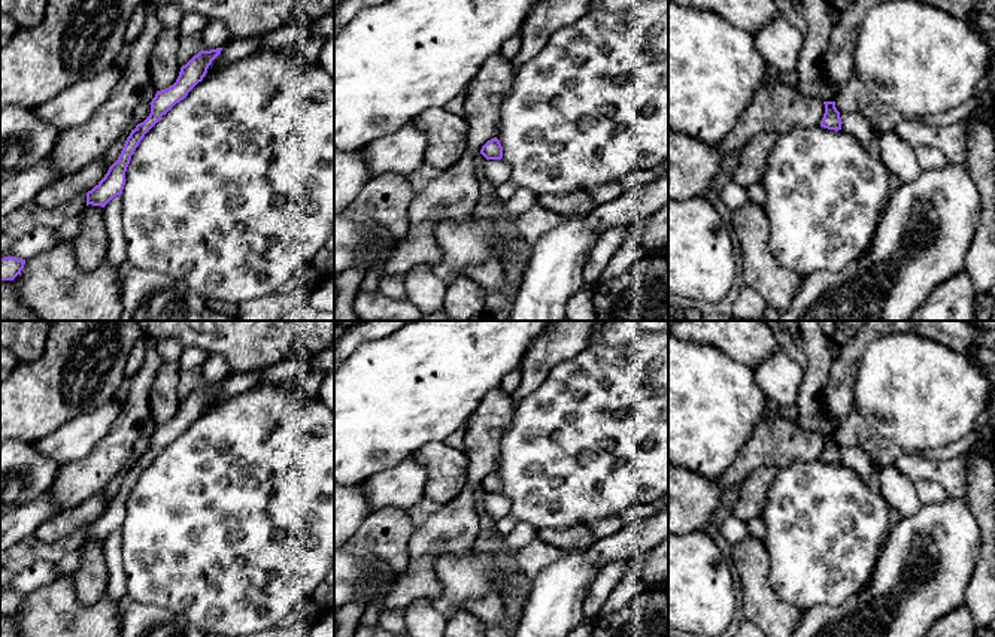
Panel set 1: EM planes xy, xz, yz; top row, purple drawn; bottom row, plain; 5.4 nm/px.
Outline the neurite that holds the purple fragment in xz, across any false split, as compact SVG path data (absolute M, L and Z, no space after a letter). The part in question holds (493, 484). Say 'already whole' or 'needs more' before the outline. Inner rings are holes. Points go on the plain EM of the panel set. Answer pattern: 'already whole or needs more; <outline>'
already whole; M494 471L482 480L480 488L486 494L501 494L503 492L503 480L501 480L500 474L497 471Z

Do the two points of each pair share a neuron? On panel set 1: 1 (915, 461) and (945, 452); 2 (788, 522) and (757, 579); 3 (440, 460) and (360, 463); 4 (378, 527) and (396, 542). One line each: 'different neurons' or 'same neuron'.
1: different neurons
2: different neurons
3: different neurons
4: same neuron

